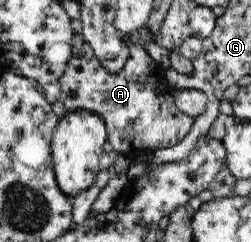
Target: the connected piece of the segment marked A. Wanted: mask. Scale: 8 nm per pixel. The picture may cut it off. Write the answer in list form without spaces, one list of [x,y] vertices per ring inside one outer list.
[[[144,25],[130,38],[129,60],[119,73],[110,74],[90,47],[78,35],[74,36],[70,61],[61,78],[59,100],[68,111],[86,111],[98,115],[107,132],[107,141],[118,152],[130,155],[136,148],[160,149],[178,144],[194,122],[194,117],[178,110],[172,94],[176,91],[164,79],[164,69],[143,48],[145,41],[153,41]]]

